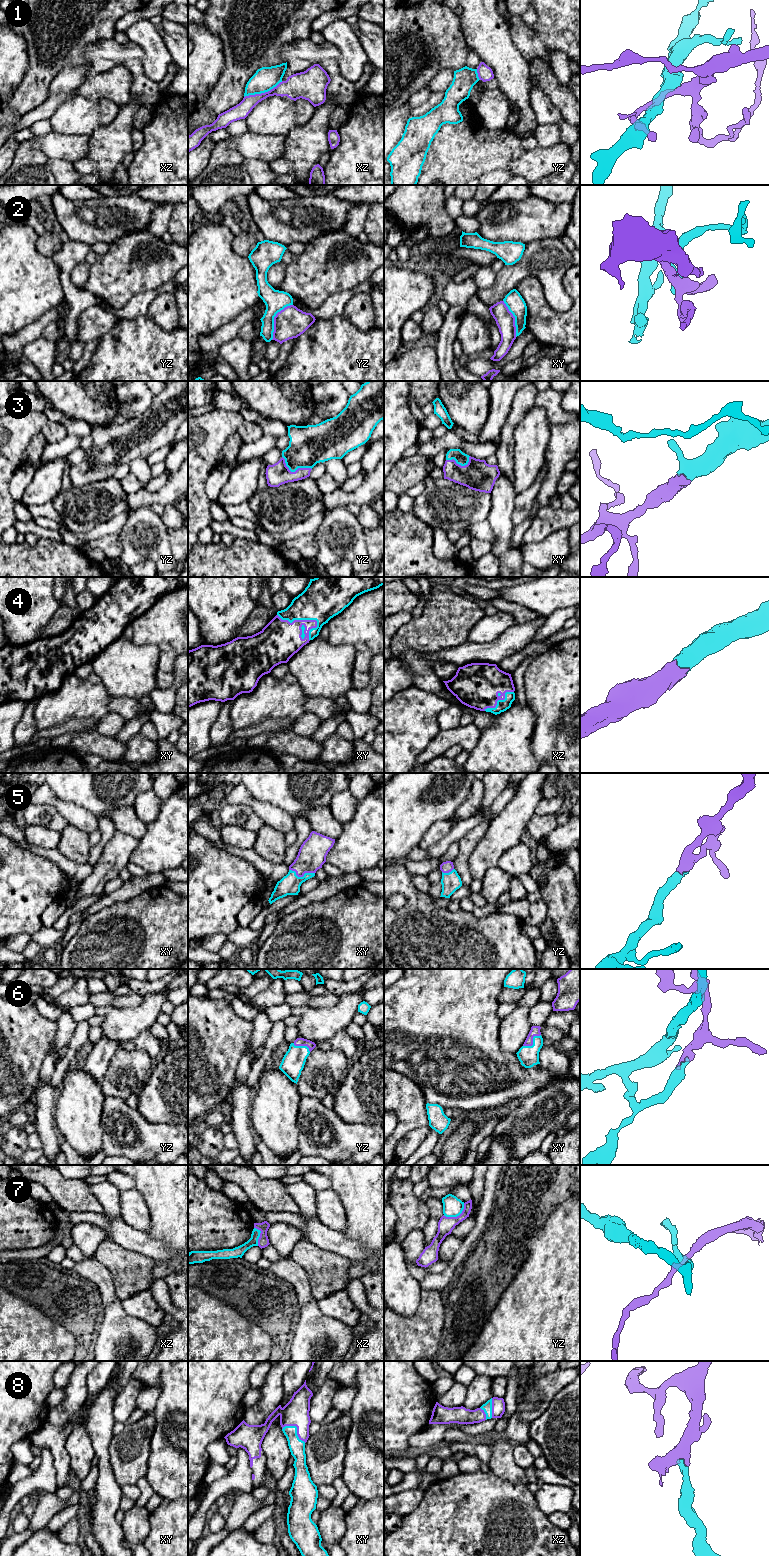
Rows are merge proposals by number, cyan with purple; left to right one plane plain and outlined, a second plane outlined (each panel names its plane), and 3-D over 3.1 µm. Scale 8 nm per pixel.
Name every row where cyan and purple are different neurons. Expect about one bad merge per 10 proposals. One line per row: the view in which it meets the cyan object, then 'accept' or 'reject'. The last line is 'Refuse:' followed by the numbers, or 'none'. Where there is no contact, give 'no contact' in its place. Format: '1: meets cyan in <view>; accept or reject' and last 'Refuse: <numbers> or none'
1: meets cyan in xz; reject
2: meets cyan in yz; reject
3: meets cyan in yz; accept
4: meets cyan in xy; accept
5: meets cyan in xy; accept
6: meets cyan in xy; accept
7: meets cyan in yz; reject
8: meets cyan in xy; accept
Refuse: 1, 2, 7

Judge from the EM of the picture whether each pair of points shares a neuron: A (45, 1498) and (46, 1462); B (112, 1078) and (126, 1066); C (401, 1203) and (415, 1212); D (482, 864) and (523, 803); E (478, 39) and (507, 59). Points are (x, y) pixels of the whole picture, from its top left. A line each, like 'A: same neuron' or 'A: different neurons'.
A: different neurons
B: same neuron
C: same neuron
D: same neuron
E: same neuron

